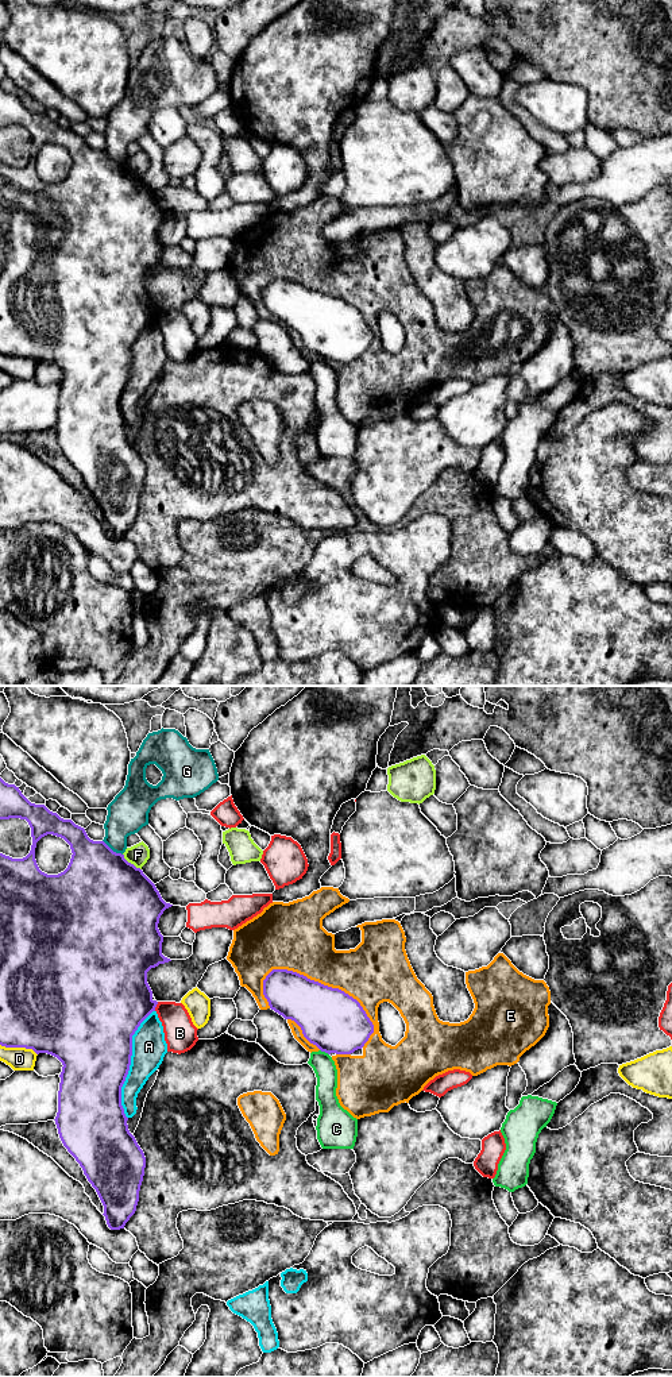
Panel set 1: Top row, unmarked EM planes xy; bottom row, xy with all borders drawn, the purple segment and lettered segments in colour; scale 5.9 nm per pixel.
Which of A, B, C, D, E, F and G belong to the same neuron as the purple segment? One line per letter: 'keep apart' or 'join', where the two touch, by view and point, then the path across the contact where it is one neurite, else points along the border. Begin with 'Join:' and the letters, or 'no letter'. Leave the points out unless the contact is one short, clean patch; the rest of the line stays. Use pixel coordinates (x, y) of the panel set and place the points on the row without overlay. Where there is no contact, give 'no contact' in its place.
Join: no letter
A: keep apart; meets purple in xy at (130, 373)
B: keep apart; meets purple in xy at (155, 315)
C: keep apart; meets purple in xy at (324, 359); border along xy (320, 358), (328, 363)
D: keep apart; meets purple in xy at (19, 355)
E: keep apart; meets purple in xy at (333, 297)
F: keep apart; meets purple in xy at (130, 172); border along xy (123, 162), (128, 170), (141, 178)
G: keep apart; meets purple in xy at (111, 158)

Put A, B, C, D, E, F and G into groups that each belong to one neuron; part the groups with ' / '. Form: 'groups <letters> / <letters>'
groups A / B / C / D / E / F / G

